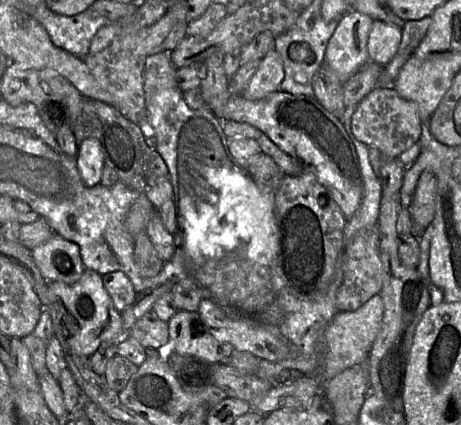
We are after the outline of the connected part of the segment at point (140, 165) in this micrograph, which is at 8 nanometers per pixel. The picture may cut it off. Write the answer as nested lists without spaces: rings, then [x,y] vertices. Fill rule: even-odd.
[[[86,98],[83,113],[73,127],[78,147],[86,138],[96,138],[101,144],[104,164],[112,167],[120,182],[137,193],[146,194],[148,187],[162,178],[169,178],[169,170],[156,149],[150,148],[140,125],[123,116],[115,106]]]

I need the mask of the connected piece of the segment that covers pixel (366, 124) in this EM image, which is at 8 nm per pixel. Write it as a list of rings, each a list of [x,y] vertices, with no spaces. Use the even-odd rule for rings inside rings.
[[[394,88],[371,90],[355,107],[351,127],[359,141],[376,147],[387,158],[399,157],[417,143],[422,134],[417,104],[401,97]]]

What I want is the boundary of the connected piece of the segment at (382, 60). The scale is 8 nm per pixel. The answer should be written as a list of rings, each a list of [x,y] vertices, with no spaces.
[[[374,20],[367,43],[370,61],[386,66],[396,54],[401,38],[401,28]]]

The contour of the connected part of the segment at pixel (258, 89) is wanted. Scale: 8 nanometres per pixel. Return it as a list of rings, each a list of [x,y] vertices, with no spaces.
[[[276,49],[272,50],[261,61],[242,95],[248,100],[263,99],[280,91],[284,76],[282,59]]]

